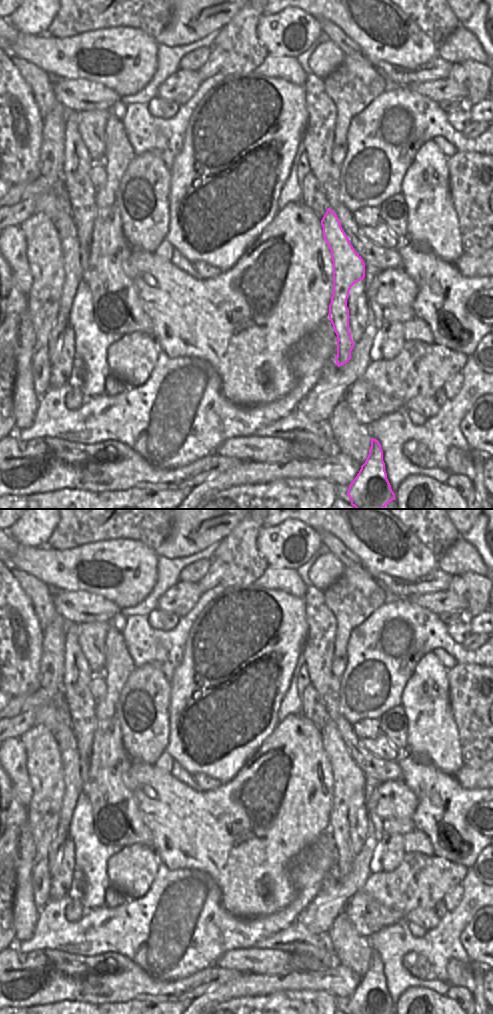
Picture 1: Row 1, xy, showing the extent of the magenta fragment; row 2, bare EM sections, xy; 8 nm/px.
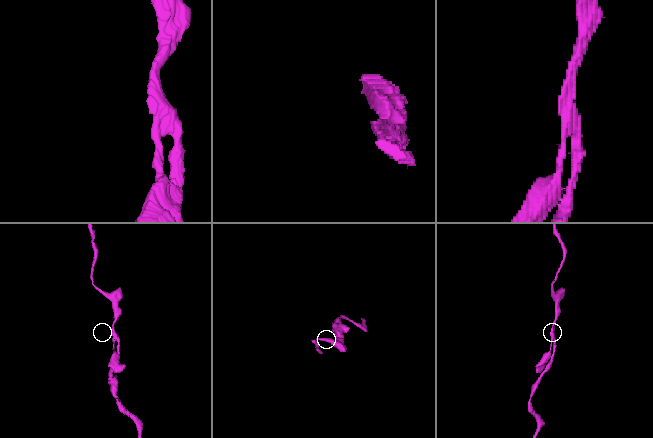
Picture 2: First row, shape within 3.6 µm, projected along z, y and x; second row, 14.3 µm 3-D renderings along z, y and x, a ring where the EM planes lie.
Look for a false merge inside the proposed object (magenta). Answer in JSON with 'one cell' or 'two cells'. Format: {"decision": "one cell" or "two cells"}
{"decision": "two cells"}

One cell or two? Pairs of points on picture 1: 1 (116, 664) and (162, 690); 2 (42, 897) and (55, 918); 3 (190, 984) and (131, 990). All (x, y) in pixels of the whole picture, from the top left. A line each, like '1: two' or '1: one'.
1: two
2: two
3: one

